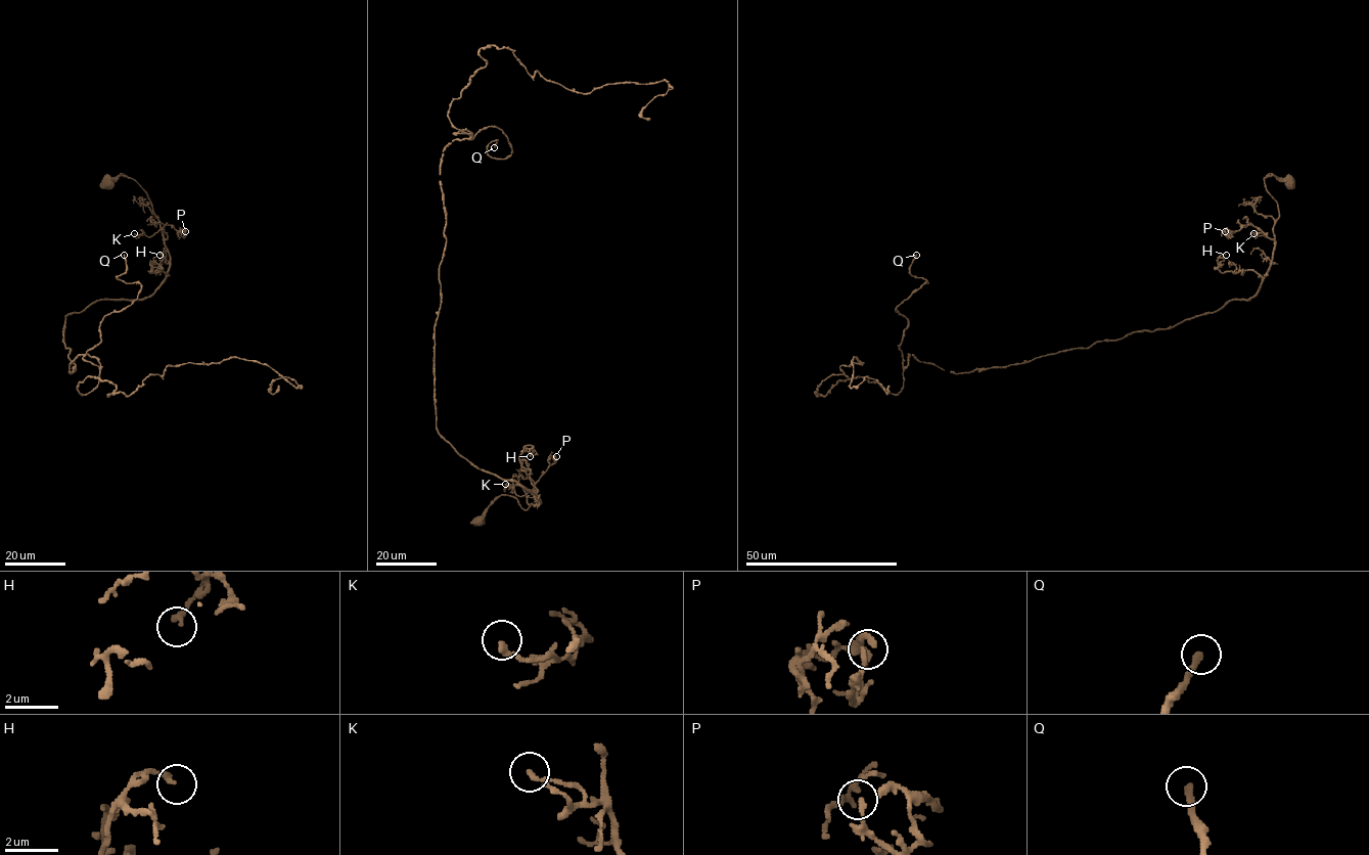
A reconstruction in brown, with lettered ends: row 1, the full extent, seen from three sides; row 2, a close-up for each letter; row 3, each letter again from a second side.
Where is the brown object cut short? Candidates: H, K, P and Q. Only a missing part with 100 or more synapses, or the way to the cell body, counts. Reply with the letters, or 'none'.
Q

